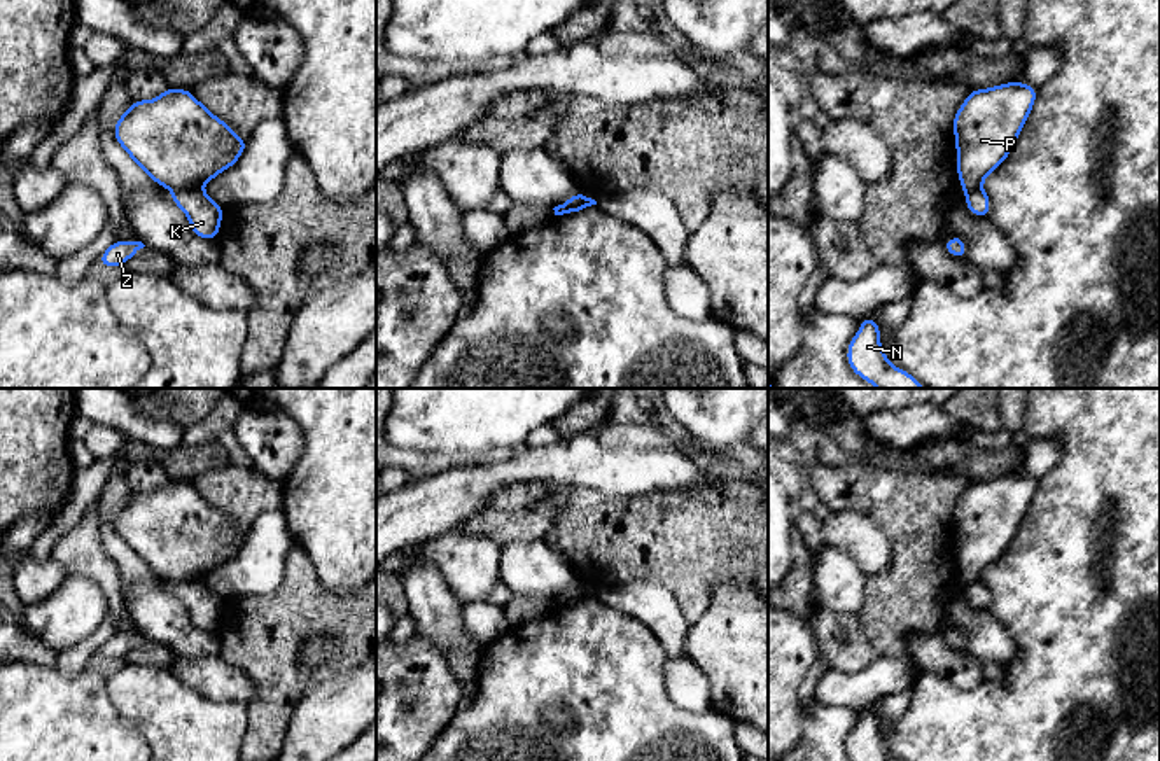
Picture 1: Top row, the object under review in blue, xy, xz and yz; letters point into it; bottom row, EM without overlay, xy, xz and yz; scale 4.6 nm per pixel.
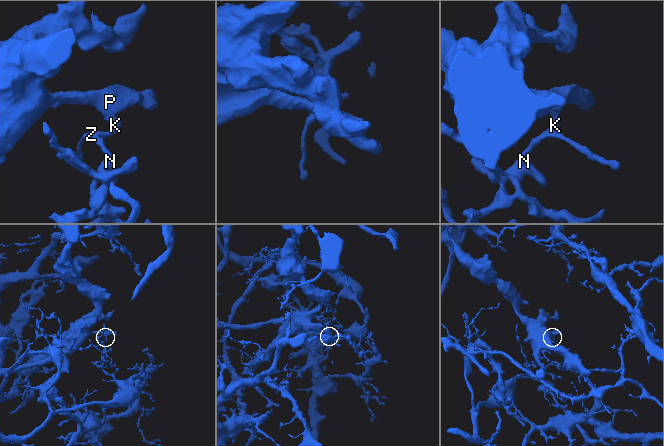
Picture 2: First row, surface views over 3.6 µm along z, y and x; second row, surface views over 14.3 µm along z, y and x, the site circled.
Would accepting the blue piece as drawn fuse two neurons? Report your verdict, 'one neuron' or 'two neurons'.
two neurons

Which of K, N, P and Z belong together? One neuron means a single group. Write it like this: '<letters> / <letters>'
K N Z / P

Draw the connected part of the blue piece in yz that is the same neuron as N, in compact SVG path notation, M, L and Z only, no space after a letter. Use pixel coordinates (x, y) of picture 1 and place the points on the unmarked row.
M871 709L861 712L857 726L850 731L847 754L850 761L899 761L884 745L880 719Z

